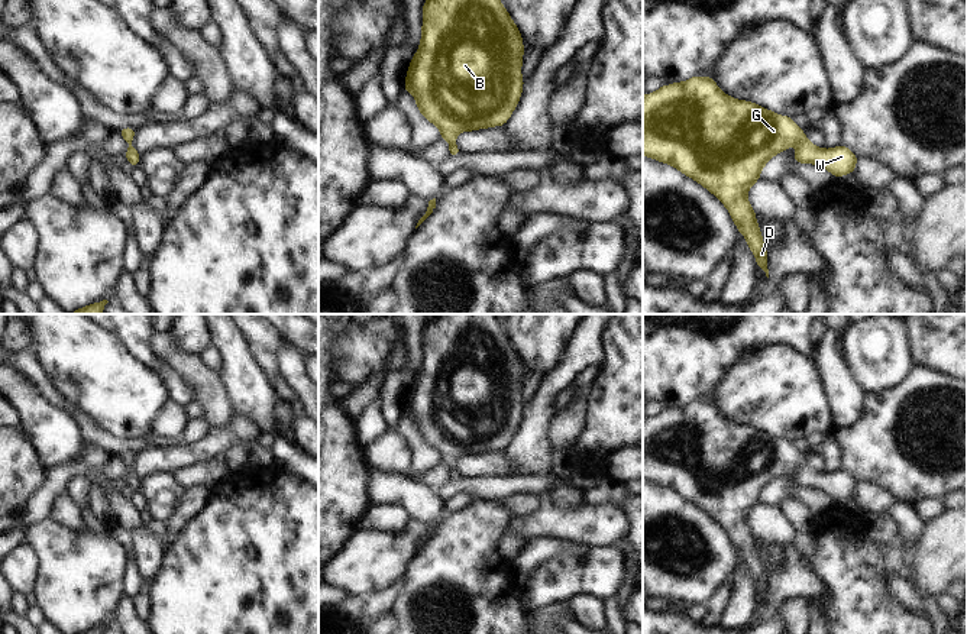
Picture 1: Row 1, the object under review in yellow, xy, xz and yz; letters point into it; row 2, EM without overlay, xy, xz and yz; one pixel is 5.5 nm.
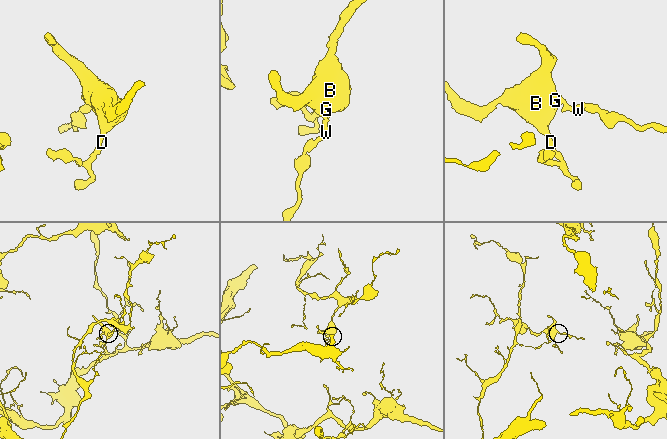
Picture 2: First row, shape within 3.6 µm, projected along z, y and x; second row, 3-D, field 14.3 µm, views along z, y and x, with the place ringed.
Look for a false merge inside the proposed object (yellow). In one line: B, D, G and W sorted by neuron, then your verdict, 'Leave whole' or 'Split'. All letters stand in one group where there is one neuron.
Groups: B D G W. Leave whole

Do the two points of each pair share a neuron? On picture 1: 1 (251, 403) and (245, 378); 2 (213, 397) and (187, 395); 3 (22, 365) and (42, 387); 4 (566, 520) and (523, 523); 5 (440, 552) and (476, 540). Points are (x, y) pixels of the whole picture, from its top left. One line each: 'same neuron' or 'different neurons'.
1: same neuron
2: different neurons
3: same neuron
4: same neuron
5: same neuron

